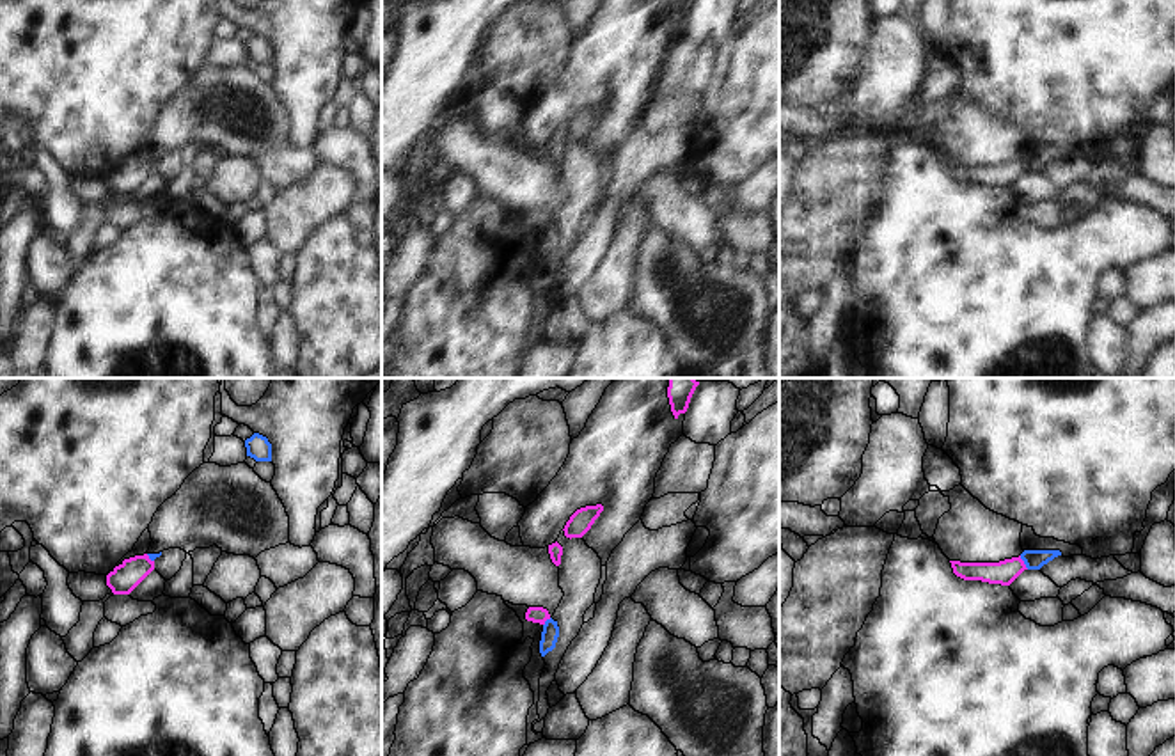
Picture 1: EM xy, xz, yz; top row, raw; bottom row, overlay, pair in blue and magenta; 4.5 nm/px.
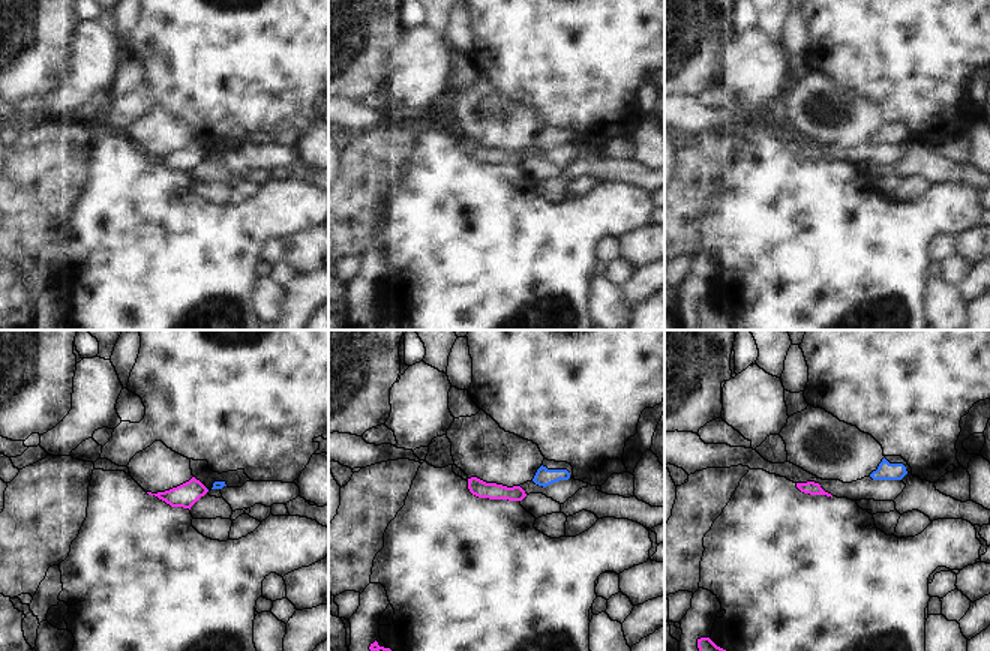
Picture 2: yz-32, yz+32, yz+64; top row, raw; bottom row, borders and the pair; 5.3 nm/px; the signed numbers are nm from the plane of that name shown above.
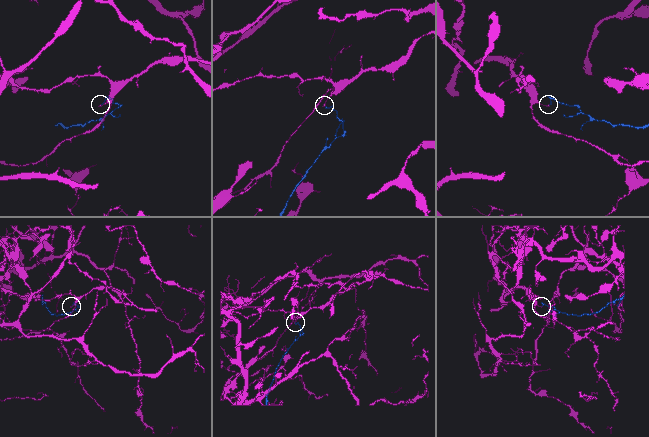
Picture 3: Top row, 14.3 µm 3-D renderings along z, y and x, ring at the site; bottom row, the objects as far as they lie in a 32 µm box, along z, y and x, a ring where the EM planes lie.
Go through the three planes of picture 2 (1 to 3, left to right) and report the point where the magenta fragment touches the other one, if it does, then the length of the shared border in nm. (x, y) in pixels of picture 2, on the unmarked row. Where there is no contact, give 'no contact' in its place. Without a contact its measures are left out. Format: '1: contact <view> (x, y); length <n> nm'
1: no contact
2: no contact
3: no contact

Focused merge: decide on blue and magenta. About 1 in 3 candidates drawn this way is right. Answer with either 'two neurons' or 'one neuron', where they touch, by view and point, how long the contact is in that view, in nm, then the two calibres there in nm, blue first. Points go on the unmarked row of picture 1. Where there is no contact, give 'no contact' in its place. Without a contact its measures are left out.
two neurons | yz (1025, 165) | 80 nm | 90/110 nm

